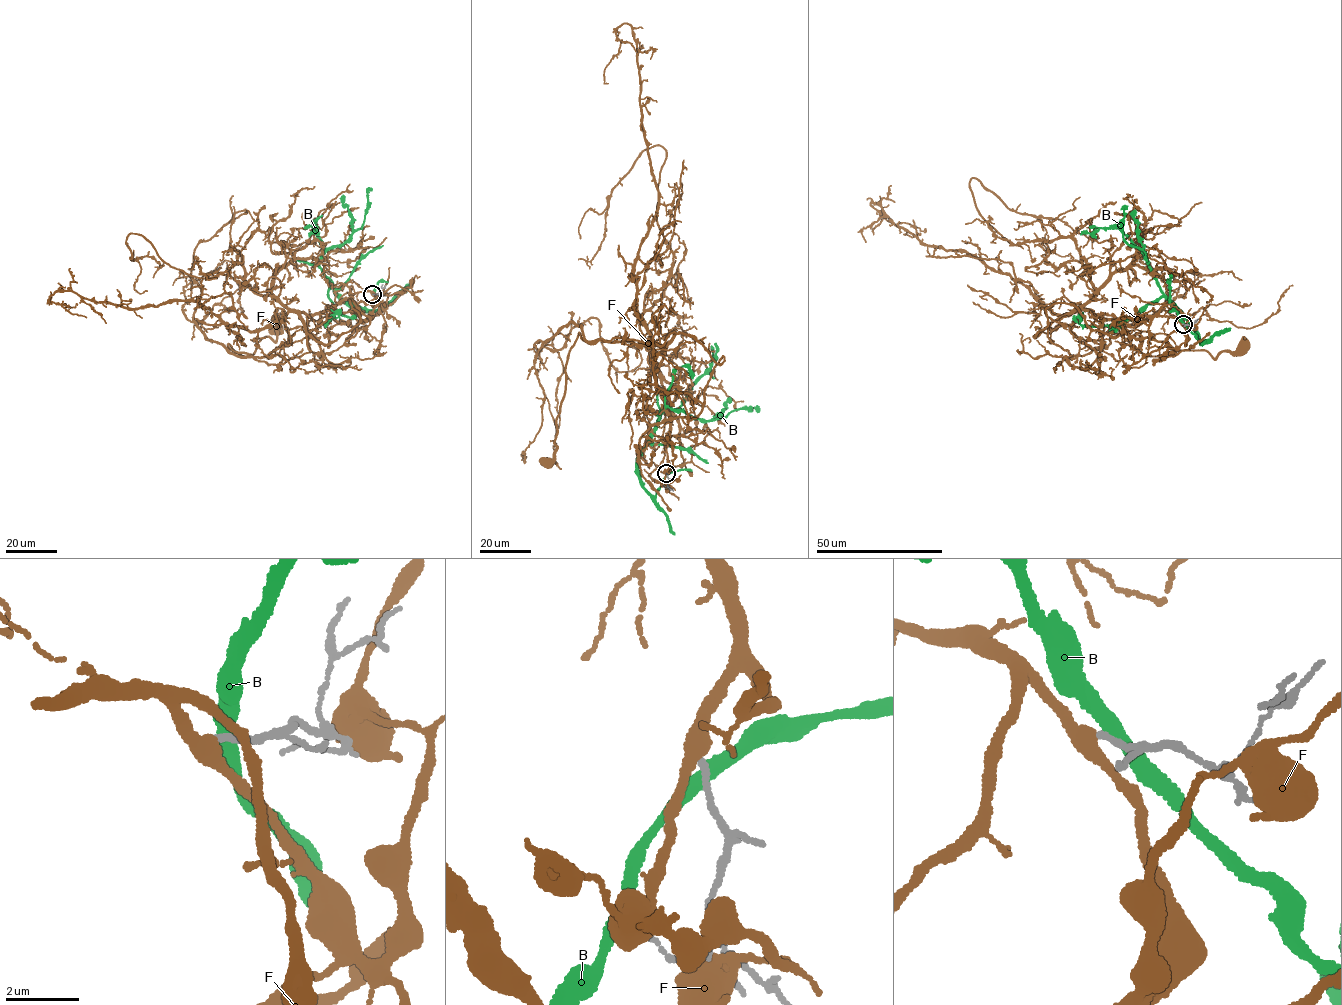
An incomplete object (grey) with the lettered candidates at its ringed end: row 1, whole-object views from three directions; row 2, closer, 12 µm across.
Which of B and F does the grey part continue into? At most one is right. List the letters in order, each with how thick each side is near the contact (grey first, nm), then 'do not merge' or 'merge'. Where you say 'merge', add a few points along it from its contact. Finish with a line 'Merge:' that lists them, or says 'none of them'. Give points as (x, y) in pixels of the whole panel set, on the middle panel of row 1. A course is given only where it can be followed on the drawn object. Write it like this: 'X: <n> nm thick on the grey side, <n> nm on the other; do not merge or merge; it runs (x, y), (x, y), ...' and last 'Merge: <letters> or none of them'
B: 220 nm thick on the grey side, 320 nm on the other; do not merge
F: 170 nm thick on the grey side, 400 nm on the other; do not merge
Merge: none of them

